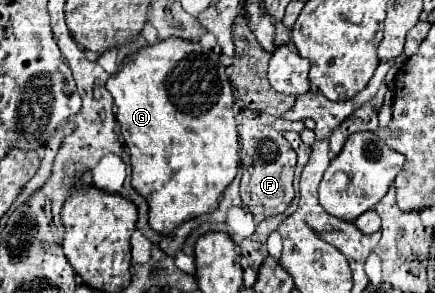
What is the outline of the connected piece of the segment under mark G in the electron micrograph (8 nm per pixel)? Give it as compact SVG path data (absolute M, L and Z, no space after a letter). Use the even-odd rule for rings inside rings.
M167 38L167 40L157 42L153 46L145 46L139 54L135 54L125 64L125 68L115 72L107 80L107 90L111 92L111 96L113 96L113 100L117 104L117 122L121 124L121 134L123 134L125 146L129 148L129 154L131 154L131 168L133 168L131 186L149 204L149 226L157 234L173 234L175 228L179 228L183 222L199 218L203 214L211 214L217 208L217 204L221 200L221 194L233 182L233 178L237 176L237 170L239 170L239 134L237 134L237 120L235 120L233 110L231 110L233 108L233 92L231 92L231 84L229 84L229 80L225 76L225 66L219 64L219 54L213 52L213 50L201 48L197 42L179 40L179 38Z

